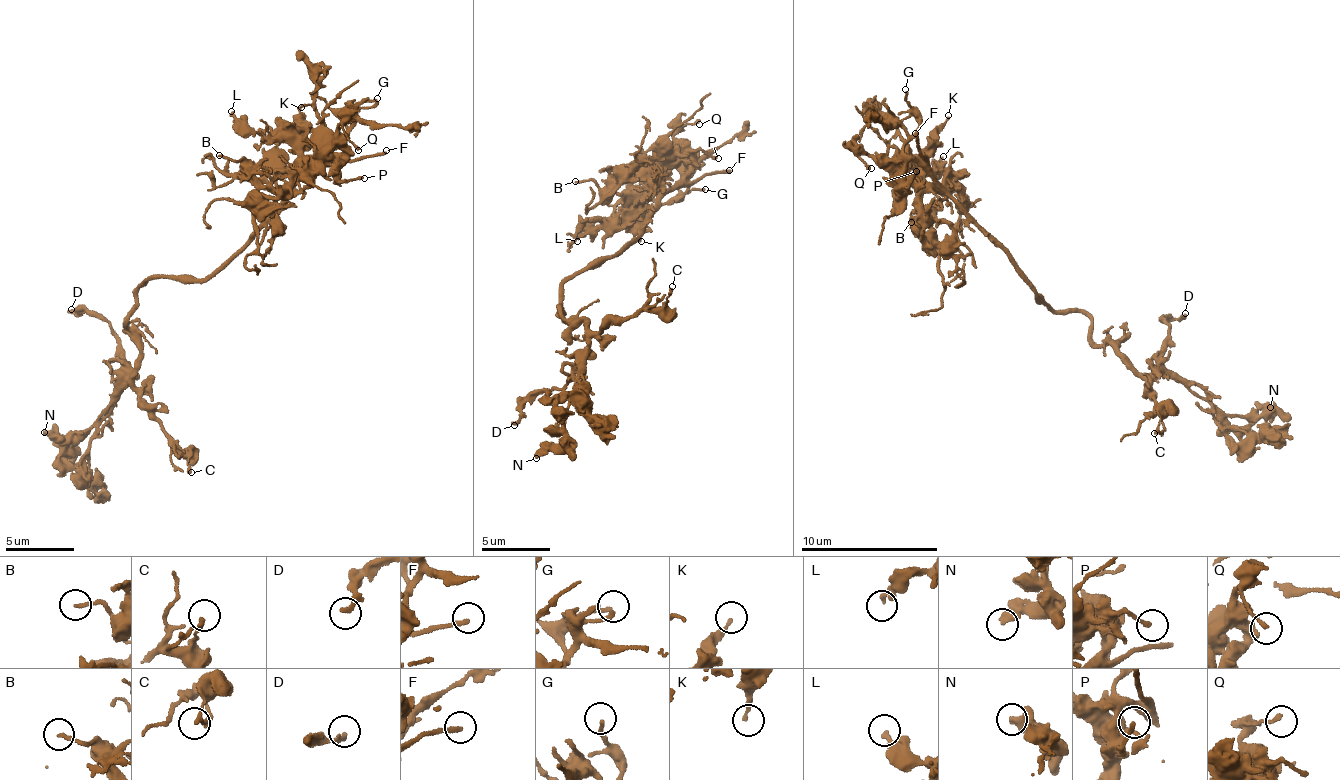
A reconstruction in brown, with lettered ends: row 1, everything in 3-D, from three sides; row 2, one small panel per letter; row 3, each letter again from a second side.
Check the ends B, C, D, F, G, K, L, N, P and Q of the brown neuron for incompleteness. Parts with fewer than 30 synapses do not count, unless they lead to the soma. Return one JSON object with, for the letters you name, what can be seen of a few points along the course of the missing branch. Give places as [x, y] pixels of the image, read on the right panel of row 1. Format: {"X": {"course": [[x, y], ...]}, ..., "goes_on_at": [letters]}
{"goes_on_at": ["F"]}

